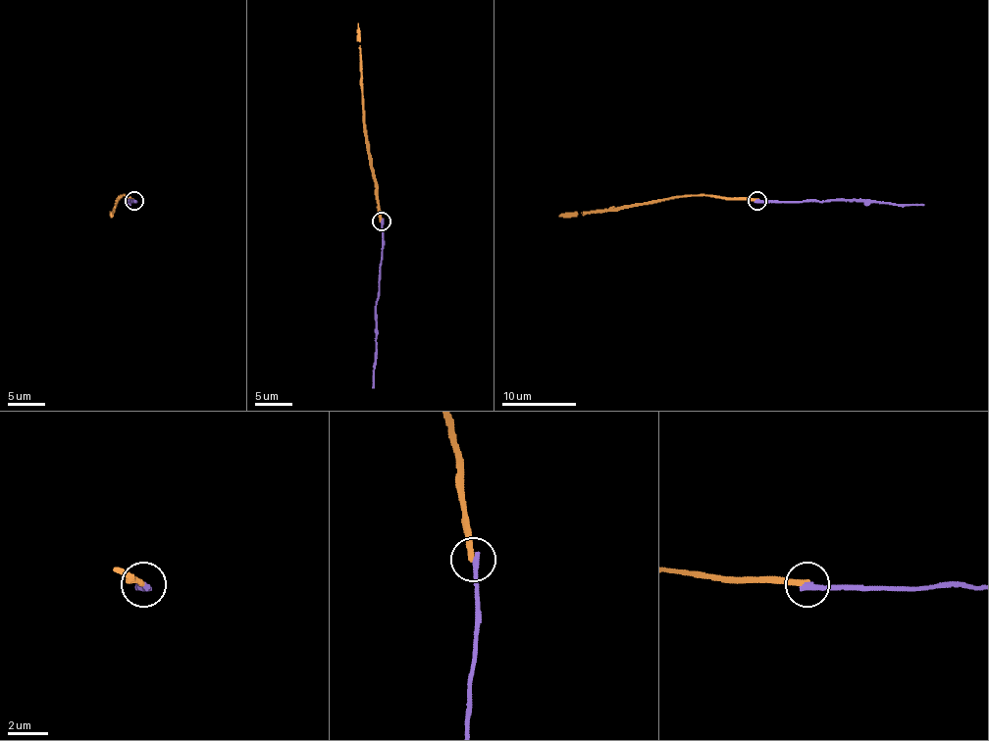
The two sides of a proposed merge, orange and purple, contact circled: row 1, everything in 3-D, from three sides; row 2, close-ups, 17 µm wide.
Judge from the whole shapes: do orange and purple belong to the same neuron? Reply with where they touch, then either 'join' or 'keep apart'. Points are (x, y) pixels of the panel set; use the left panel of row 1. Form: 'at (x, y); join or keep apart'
at (133, 200); keep apart

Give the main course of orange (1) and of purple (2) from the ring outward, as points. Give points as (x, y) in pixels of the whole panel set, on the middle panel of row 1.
1: (381, 221), (362, 111), (358, 24)
2: (381, 221), (383, 260), (375, 305), (375, 368), (371, 388)

